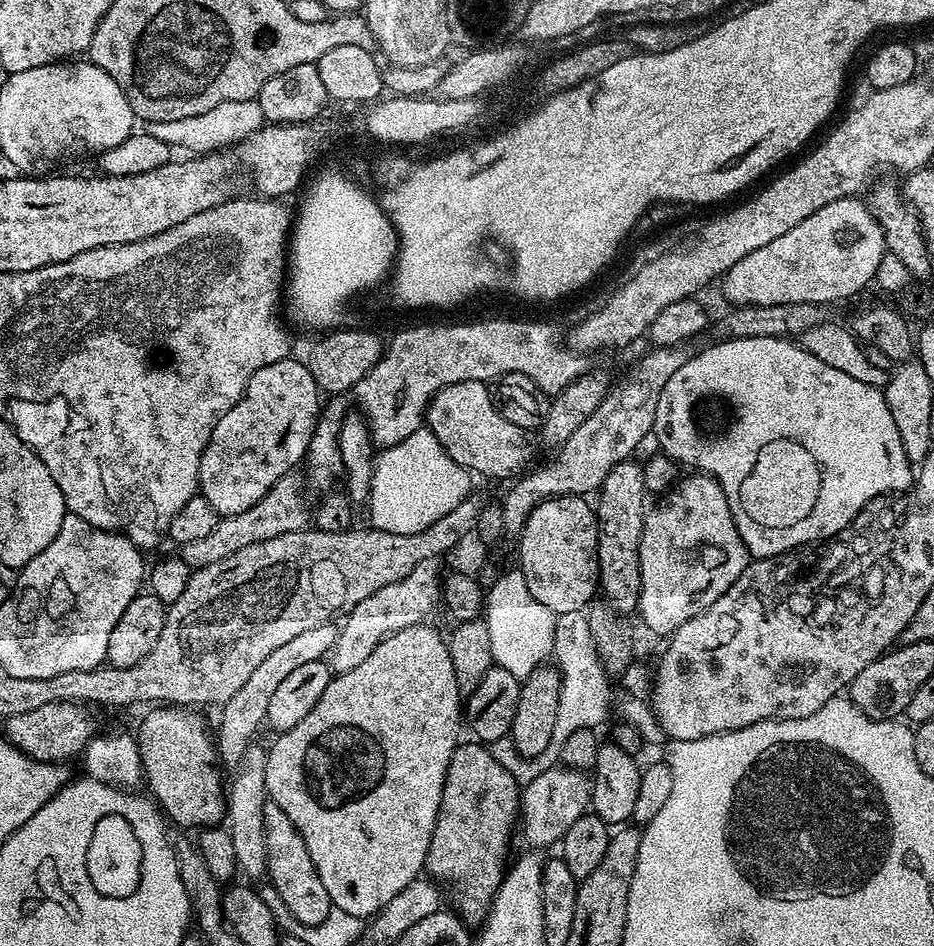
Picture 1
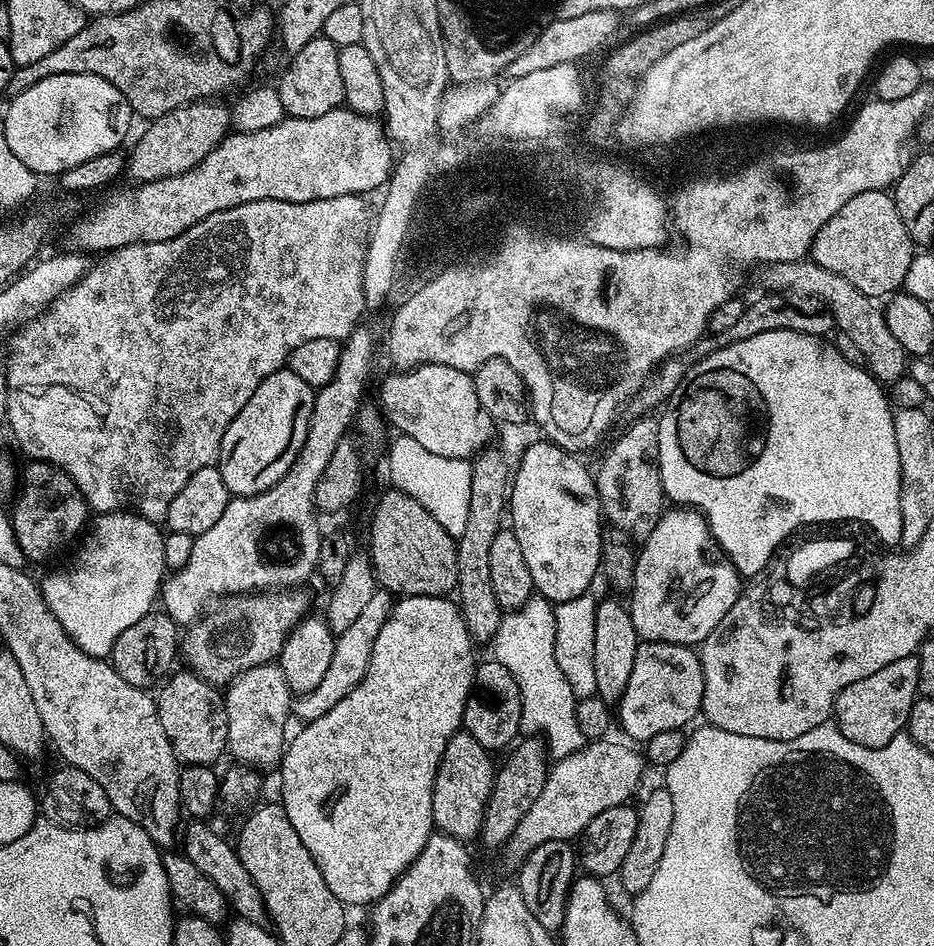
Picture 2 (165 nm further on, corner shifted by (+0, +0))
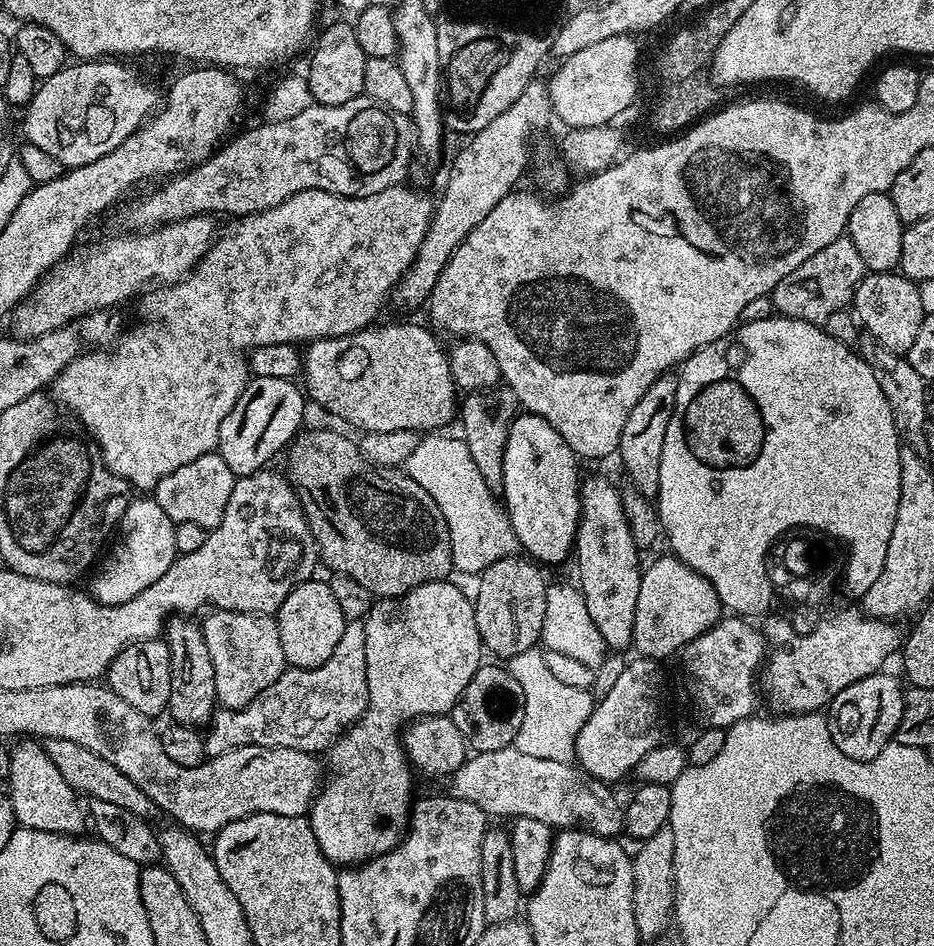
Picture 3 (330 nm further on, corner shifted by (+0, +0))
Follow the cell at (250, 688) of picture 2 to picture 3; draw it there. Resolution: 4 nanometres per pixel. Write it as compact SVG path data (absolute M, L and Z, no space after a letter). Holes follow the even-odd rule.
M217 608L209 611L208 617L202 620L204 637L206 638L206 647L210 650L210 659L214 662L214 686L216 687L216 698L220 708L245 708L250 702L254 702L254 698L258 698L270 686L274 686L274 682L278 682L278 678L284 673L286 667L284 663L284 655L282 654L282 638L278 638L278 626L275 619L271 615L257 616L254 612L231 612L225 608Z

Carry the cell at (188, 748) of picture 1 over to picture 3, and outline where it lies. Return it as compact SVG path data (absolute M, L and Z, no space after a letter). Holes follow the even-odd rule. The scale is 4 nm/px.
M181 614L169 619L166 625L166 639L168 642L168 649L170 650L170 698L168 699L168 707L166 709L167 715L172 715L171 719L178 724L191 724L193 726L204 726L211 721L214 713L218 708L218 701L216 698L216 687L214 686L214 662L210 659L210 650L206 647L206 638L204 637L203 627L199 623L196 624L195 619L189 618L187 615Z

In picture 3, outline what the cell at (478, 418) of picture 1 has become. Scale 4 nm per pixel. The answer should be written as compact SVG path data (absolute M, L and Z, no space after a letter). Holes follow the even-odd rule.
M373 323L367 328L358 330L354 334L345 336L335 336L334 338L322 338L321 340L311 341L302 352L302 384L306 389L307 395L316 404L321 404L332 416L337 416L340 420L345 420L348 424L360 428L364 432L389 432L390 430L410 430L421 434L432 434L437 430L444 430L448 423L453 423L454 417L458 412L458 389L454 378L450 374L448 365L448 353L438 341L432 337L431 327L423 328L420 324L380 324Z

